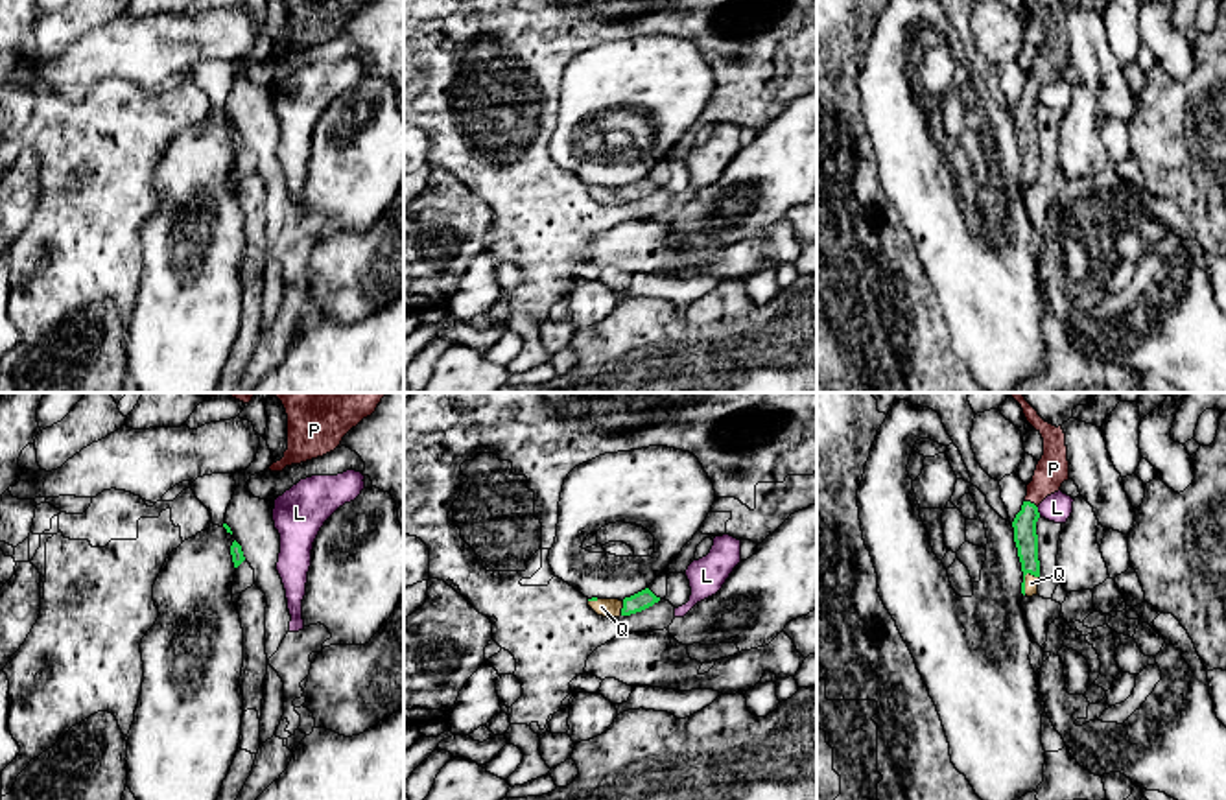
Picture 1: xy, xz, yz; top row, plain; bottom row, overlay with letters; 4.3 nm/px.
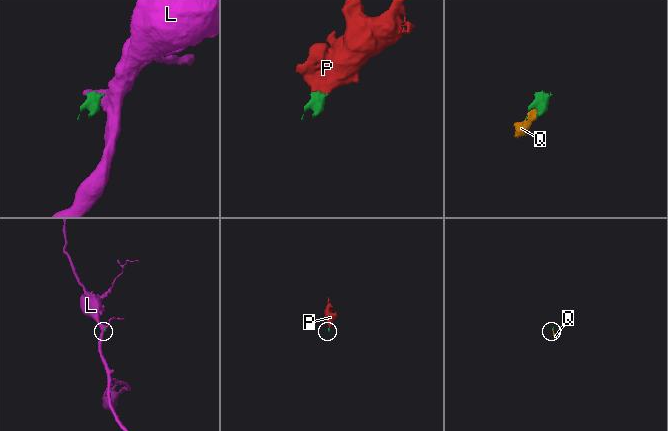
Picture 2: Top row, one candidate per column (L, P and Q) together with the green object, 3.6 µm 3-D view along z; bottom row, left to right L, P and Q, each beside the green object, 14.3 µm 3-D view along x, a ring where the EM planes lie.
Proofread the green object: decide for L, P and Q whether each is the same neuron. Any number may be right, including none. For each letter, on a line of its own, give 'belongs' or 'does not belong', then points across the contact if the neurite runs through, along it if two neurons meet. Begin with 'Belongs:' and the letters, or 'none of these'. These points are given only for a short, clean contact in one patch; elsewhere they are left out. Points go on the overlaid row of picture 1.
Belongs: P, Q
L: does not belong; border along yz (1037, 507), (1040, 515)
P: belongs; runs through yz (1024, 524), (1029, 515), (1029, 502), (1053, 469)
Q: belongs; runs through yz (1024, 524), (1024, 579), (1031, 583)

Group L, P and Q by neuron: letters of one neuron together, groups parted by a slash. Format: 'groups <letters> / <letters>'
groups L / P Q

